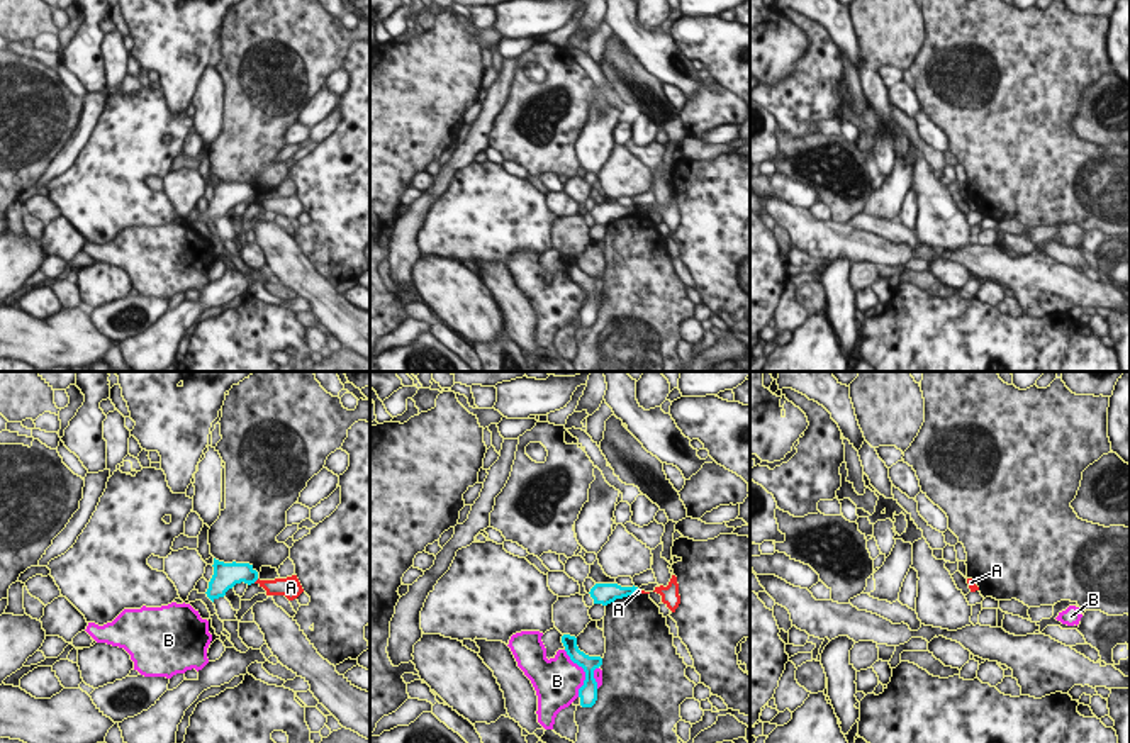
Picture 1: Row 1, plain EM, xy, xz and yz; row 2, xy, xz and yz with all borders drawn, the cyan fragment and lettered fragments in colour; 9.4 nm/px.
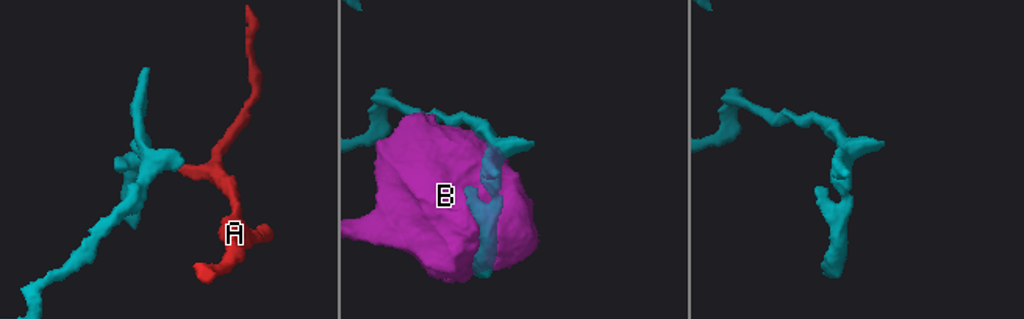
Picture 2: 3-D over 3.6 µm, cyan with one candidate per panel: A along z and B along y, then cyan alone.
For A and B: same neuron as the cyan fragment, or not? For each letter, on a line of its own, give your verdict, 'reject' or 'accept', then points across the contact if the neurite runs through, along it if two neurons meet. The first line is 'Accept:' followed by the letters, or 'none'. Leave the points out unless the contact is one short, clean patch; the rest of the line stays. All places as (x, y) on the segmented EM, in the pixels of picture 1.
Accept: none
A: reject; border along xy (258, 579), (253, 582)
B: reject

